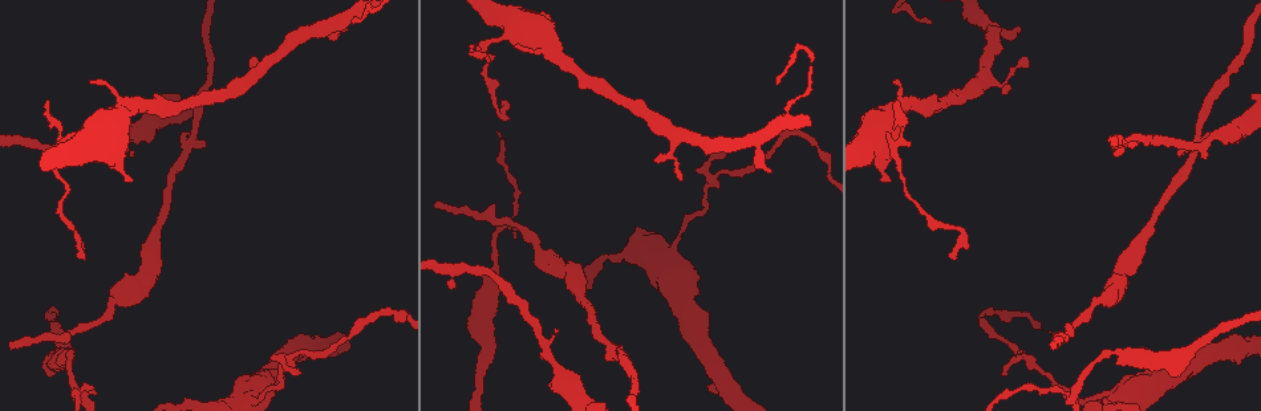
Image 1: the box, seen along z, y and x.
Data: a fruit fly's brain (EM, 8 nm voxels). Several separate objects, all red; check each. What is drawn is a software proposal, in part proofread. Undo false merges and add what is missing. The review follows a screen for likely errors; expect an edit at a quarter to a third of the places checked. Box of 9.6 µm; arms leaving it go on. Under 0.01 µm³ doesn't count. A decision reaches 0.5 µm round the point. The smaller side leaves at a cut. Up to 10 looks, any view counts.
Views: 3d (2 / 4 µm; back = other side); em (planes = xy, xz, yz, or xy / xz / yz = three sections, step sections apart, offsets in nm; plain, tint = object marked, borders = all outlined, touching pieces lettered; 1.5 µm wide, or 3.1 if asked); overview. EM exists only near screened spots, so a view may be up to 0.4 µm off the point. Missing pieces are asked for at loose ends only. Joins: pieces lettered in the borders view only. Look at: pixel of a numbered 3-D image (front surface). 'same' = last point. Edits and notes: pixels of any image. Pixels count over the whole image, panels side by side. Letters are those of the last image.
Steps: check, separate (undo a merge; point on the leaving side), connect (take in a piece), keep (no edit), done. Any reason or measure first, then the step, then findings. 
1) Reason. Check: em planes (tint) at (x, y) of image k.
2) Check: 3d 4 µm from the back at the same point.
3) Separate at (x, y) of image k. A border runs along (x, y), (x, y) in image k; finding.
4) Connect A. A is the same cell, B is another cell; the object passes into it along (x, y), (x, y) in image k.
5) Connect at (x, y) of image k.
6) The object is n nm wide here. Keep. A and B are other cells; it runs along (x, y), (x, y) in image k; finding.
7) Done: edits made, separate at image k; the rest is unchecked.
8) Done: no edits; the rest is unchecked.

Sudden change in width. Check: em planes (plain) at (492, 259) of image 1.

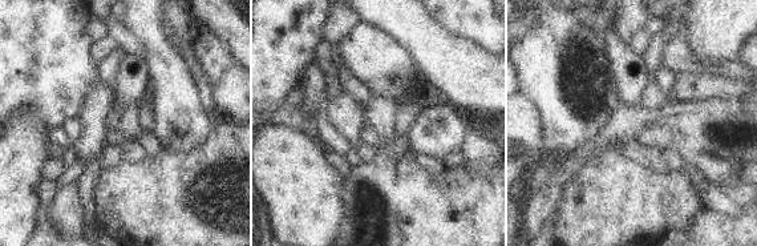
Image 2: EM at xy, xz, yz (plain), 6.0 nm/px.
Check: em planes (borders) at the same point.

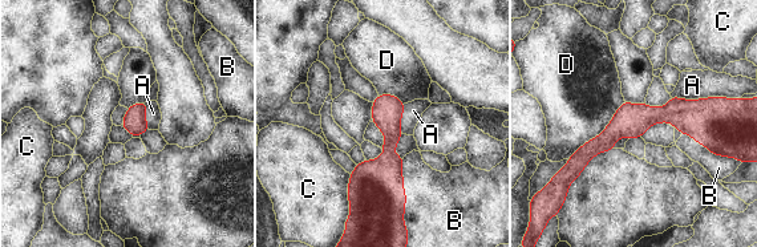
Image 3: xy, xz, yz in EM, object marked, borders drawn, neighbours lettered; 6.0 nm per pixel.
Keep. A, B, C and D are other cells; it runs along (717, 120), (640, 116), (571, 165) in image 3; continuous, no second cell.

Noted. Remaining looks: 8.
Three-way junction. Check: 3d 2 µm at (488, 63) of image 1.

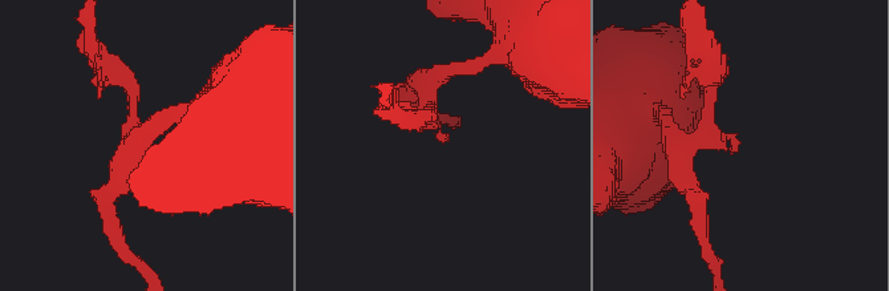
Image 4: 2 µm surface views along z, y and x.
3 arms meet here; need the tissue. Check: em xz step 8 (borders) at (447, 140) of image 4.

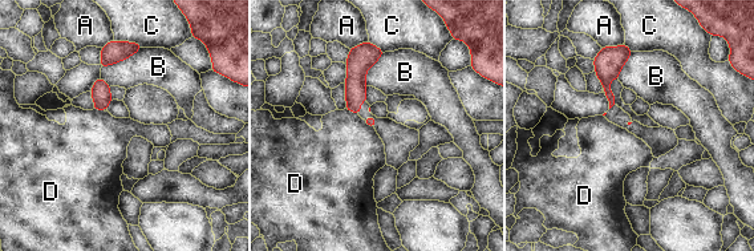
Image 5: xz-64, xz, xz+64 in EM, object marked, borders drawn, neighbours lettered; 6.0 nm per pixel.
Keep. A, B, C and D are other cells; a border runs along (344, 109), (357, 114) in image 5; none of them fits.

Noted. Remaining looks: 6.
Branch stops here. Check: em xy step 4 (tint) at (345, 30) of image 1.

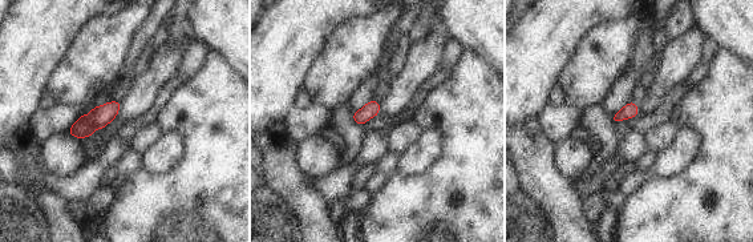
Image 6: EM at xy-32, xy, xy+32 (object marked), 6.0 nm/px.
Cut it another way. Check: em planes (borders) at the same point.

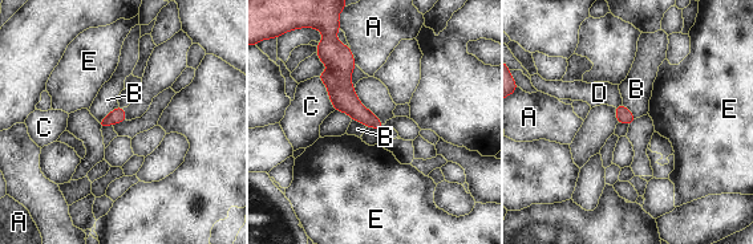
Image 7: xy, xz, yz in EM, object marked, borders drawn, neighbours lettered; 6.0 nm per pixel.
The longest contact is with C, 240 nm. Keep. A, B, C, D and E are other cells; no lettered piece goes on from it.

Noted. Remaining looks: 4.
An open end. Check: 3d 2 µm at (1137, 145) of image 1.

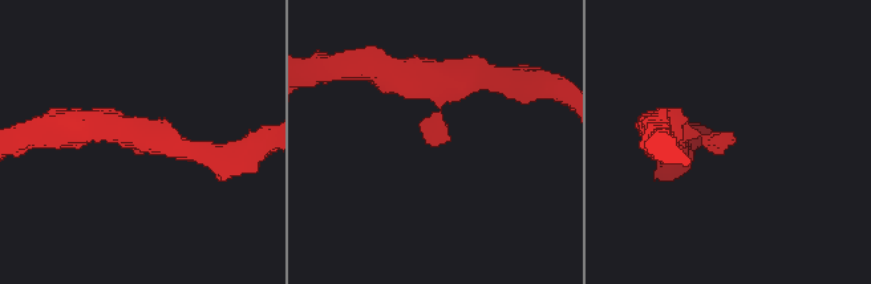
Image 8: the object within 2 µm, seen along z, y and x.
The arms are 200, 220 nm wide. Check: em planes (borders) at (734, 139) of image 8.

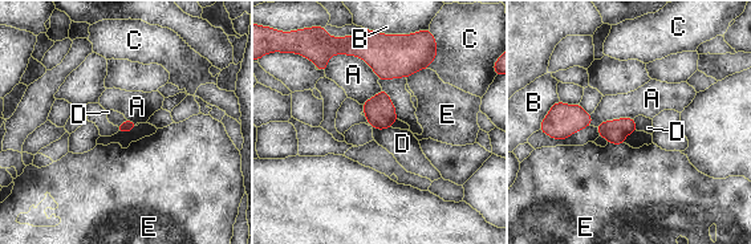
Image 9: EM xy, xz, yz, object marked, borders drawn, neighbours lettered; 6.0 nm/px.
Keep. A, B, C, D and E are other cells; a border runs along (364, 113), (372, 126), (390, 127) in image 9; no lettered piece goes on from it.

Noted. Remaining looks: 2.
Done: no edits; the rest is unchecked.

